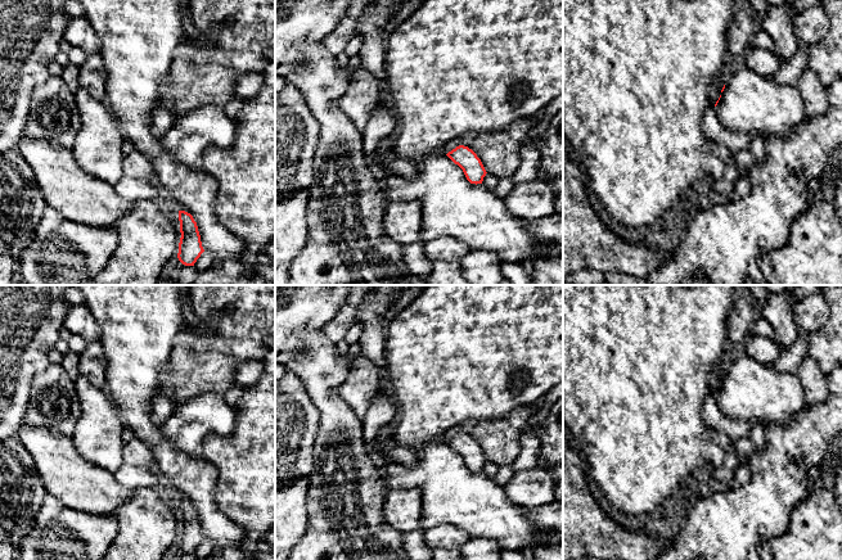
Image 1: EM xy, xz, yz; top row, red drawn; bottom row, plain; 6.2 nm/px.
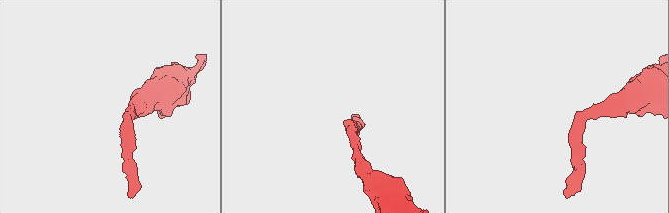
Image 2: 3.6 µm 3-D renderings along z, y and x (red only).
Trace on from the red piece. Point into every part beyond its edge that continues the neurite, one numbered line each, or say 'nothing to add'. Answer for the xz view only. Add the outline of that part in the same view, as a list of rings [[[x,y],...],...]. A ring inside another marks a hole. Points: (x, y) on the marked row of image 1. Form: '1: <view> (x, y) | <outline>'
nothing to add

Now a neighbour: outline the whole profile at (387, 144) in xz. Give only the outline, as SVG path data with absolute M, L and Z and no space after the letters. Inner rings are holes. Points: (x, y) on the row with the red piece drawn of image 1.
M391 135L383 140L377 150L377 154L391 173L402 179L414 179L418 175L418 162L397 157L393 153L392 146L395 137L396 135Z

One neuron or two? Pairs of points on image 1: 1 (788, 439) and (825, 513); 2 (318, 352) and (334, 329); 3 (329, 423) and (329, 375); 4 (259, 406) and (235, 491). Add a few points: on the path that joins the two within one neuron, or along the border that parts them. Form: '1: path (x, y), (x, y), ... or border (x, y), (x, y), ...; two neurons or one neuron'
1: border (828, 488), (813, 488), (792, 510); two neurons
2: border (340, 310), (323, 328), (323, 333), (334, 343); two neurons
3: path (329, 411), (327, 387); one neuron
4: path (259, 427), (259, 468), (256, 470); one neuron

